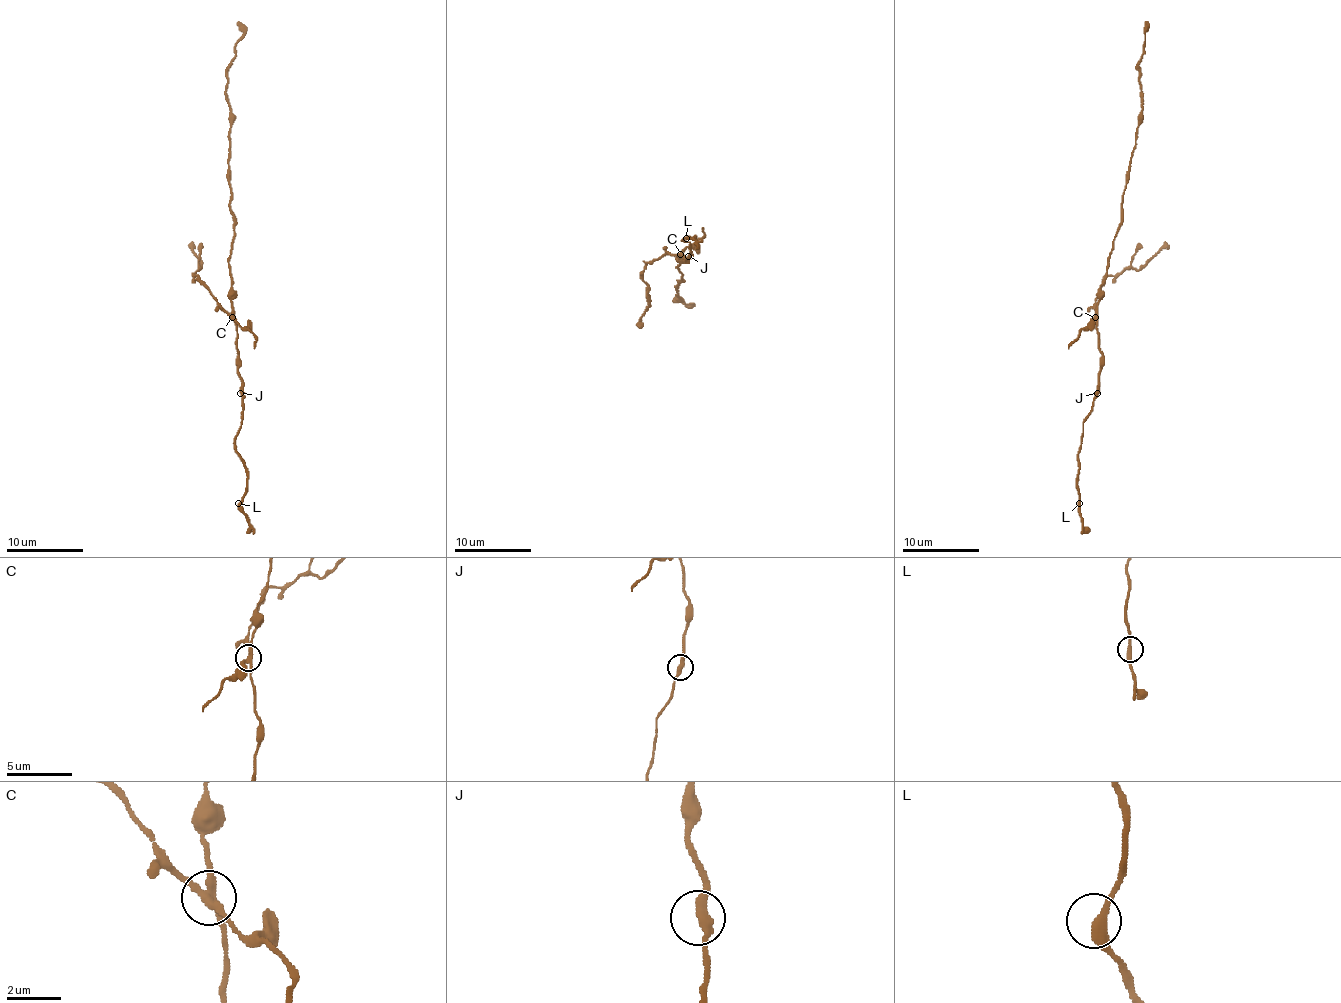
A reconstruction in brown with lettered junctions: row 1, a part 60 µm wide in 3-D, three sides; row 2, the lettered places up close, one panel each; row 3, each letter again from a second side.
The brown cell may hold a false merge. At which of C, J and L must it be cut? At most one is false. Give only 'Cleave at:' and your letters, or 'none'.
Cleave at: C

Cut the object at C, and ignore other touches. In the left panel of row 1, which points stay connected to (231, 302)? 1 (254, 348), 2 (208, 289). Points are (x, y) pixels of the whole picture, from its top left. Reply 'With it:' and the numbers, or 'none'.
With it: none

